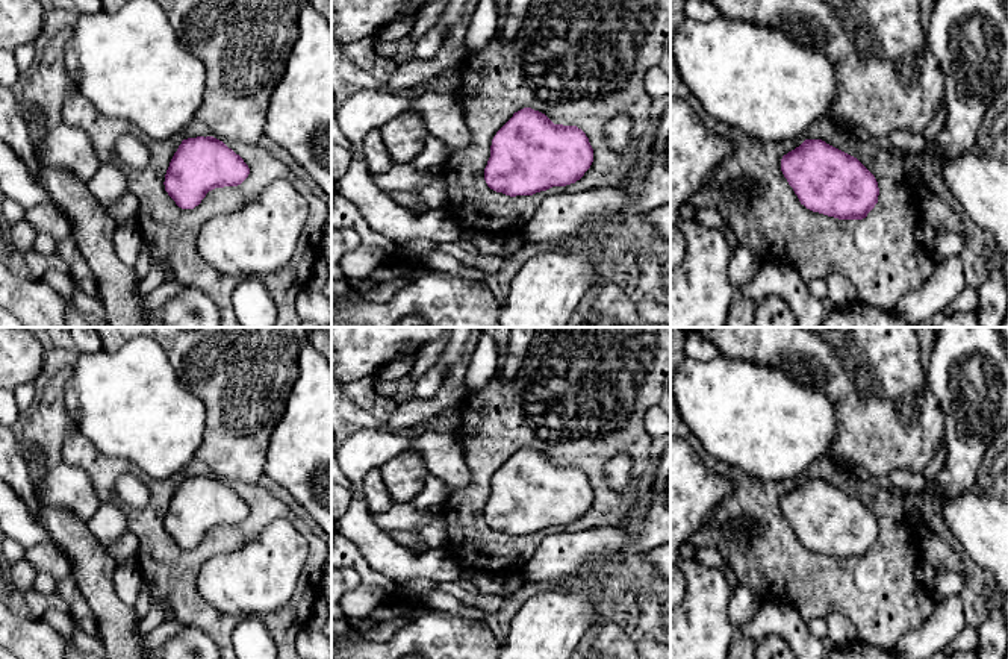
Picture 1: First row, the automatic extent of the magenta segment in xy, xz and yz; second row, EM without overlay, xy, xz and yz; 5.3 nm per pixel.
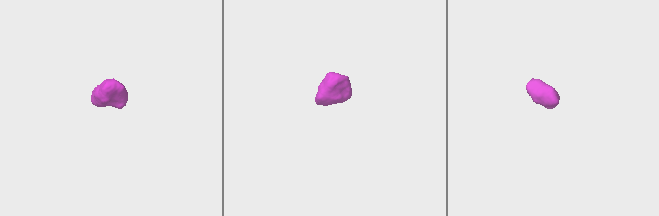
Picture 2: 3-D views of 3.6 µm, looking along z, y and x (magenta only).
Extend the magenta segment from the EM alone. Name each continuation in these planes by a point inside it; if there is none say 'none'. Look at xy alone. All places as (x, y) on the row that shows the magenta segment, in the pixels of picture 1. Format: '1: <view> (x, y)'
1: xy (244, 44)

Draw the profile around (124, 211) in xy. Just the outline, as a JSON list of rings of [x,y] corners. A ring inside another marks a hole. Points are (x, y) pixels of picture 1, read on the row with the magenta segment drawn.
[[[126,192],[110,205],[109,214],[118,224],[136,224],[139,203],[133,194]]]

